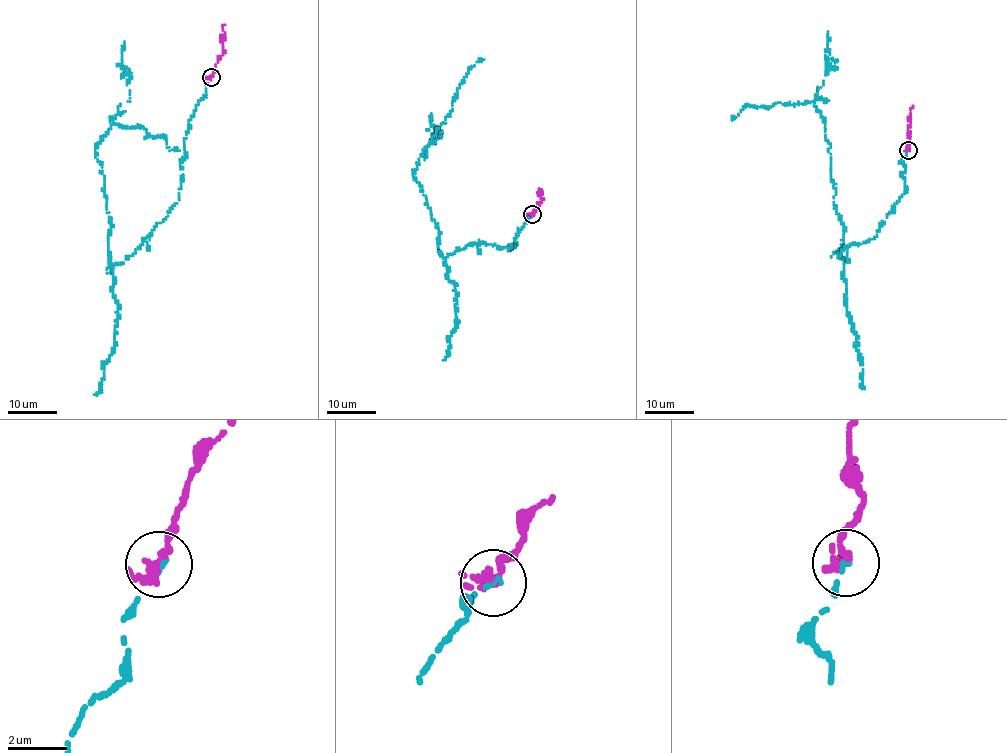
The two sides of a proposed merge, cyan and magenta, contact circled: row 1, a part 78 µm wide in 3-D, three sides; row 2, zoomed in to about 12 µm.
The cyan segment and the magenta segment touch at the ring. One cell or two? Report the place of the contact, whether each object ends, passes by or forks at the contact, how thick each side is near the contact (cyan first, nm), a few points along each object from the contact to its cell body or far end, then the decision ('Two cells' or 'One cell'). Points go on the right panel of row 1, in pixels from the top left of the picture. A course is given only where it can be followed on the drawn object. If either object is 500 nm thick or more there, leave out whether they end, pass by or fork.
Place: (908, 150). At the ring cyan ends. At the ring magenta passes by. Thickness 170 nm (cyan) against 320 nm. Course of cyan: (907, 150), (906, 192), (895, 211), (876, 237), (838, 258), (845, 228), (814, 101), (745, 106), (731, 120). Course of magenta: (907, 149), (909, 115), (913, 106). One cell

